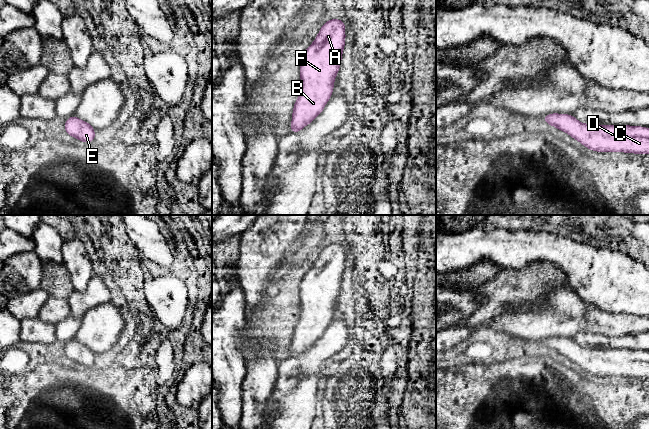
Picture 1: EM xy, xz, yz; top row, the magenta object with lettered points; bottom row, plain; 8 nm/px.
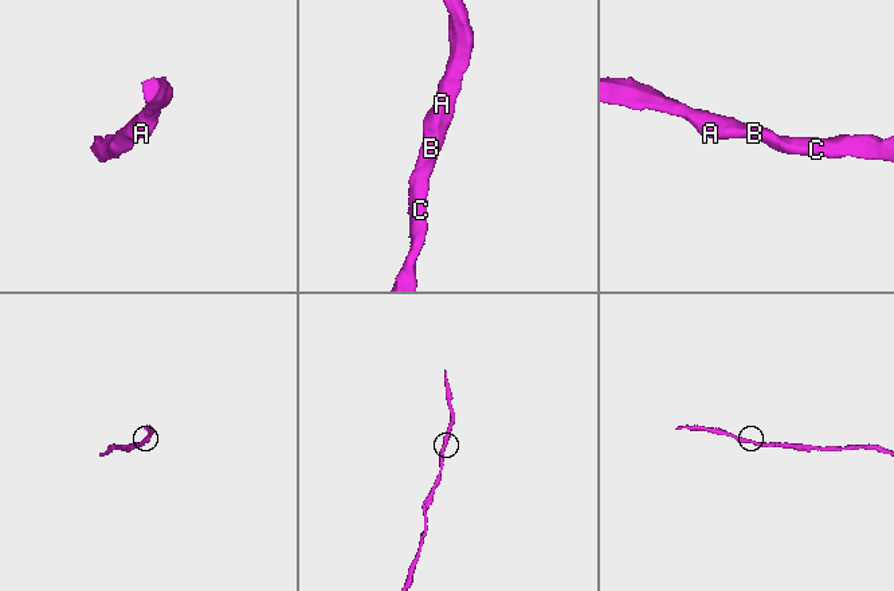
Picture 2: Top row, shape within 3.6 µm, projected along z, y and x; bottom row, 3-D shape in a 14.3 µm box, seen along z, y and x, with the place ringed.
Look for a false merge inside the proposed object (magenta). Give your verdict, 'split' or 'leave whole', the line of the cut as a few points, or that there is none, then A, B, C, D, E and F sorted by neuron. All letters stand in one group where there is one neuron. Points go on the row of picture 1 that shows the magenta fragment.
leave whole; cut none; groups A B C D E F

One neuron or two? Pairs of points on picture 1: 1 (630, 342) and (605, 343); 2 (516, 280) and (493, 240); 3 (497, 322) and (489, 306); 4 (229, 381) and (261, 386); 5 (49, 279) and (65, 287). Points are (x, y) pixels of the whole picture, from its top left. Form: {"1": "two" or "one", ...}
{"1": "one", "2": "two", "3": "two", "4": "two", "5": "one"}

